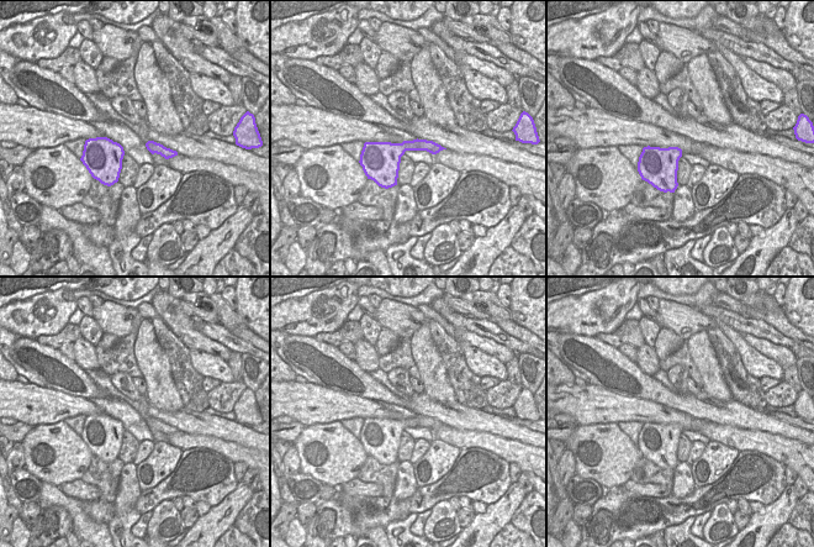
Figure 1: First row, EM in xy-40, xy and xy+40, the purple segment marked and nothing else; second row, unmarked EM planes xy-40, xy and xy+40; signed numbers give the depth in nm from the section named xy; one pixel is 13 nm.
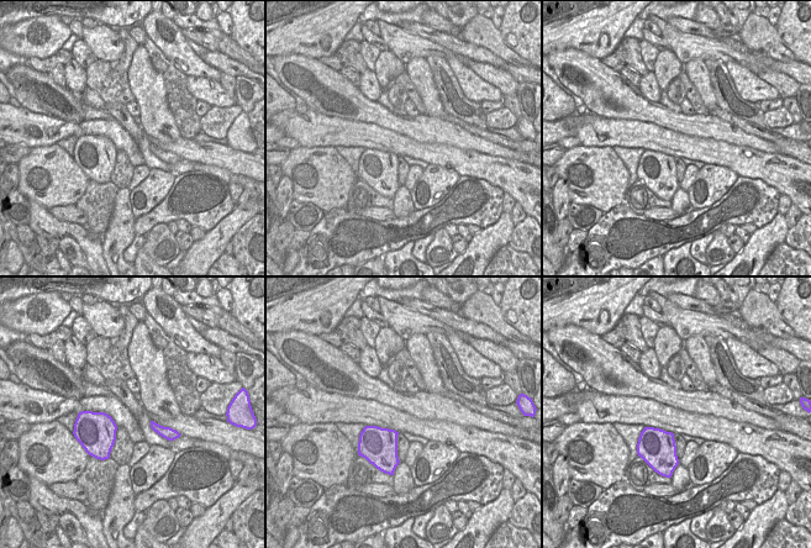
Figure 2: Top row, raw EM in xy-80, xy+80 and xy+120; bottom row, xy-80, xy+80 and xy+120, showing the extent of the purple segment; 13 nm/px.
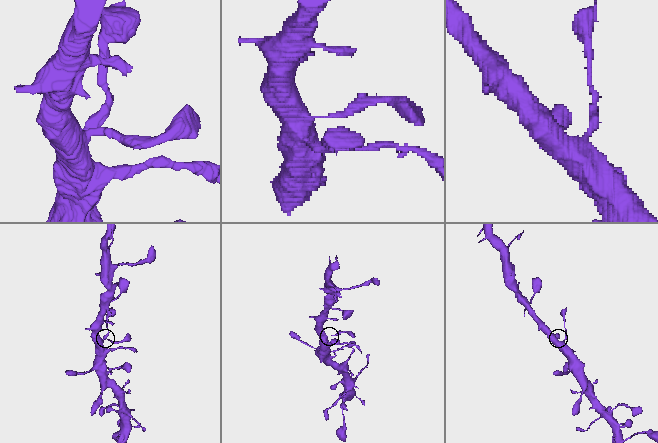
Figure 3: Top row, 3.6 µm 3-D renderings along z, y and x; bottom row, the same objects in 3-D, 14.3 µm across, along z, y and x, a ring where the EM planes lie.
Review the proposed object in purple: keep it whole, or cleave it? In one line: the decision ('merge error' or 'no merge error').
no merge error

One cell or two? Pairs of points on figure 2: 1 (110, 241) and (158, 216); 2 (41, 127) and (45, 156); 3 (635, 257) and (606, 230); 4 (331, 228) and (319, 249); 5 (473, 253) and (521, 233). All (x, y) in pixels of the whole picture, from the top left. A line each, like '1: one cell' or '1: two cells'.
1: two cells
2: two cells
3: one cell
4: one cell
5: two cells

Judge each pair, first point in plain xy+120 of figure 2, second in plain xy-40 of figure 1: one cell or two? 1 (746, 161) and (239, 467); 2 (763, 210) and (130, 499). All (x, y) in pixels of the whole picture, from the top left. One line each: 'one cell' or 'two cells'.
1: two cells
2: two cells

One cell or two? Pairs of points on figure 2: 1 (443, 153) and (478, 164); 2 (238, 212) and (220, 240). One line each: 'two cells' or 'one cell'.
1: one cell
2: one cell

